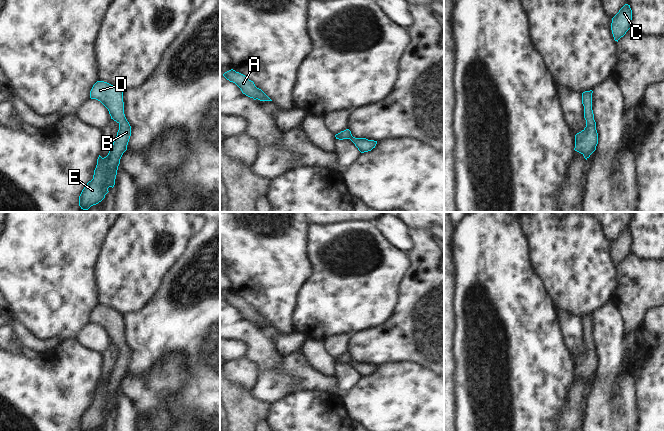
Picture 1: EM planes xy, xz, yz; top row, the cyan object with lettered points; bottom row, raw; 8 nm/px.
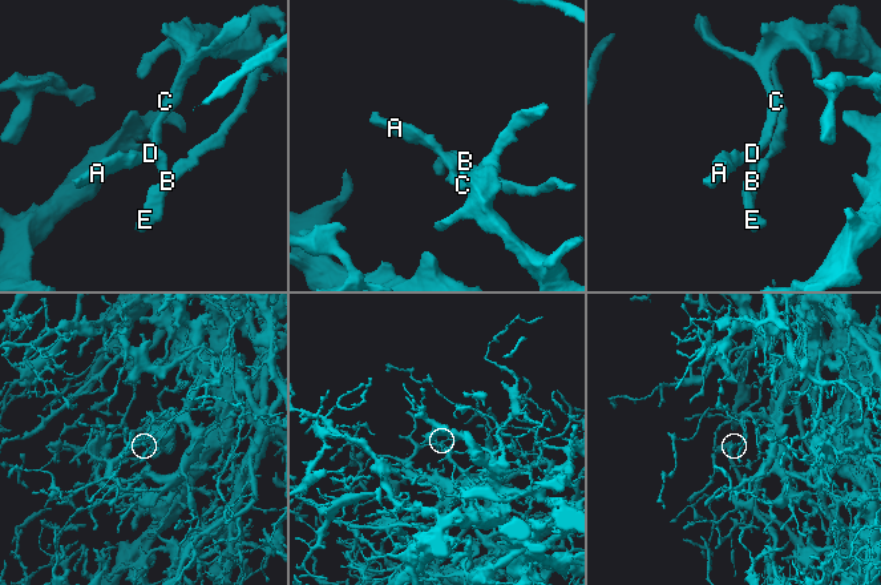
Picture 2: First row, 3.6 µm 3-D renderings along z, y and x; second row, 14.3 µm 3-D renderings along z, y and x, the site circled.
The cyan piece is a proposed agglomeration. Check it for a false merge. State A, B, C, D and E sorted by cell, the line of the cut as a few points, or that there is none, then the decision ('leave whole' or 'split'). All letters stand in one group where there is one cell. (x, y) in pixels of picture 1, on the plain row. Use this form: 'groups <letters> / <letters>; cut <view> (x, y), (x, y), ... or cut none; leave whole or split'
groups A B C D E; cut none; leave whole

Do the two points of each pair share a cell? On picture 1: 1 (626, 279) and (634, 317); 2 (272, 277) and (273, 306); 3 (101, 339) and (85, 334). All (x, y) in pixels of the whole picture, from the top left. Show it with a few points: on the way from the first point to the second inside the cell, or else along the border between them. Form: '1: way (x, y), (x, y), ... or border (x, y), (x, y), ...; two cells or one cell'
1: way (634, 288), (634, 308); one cell
2: way (272, 284), (273, 299); one cell
3: way (97, 339), (89, 336); one cell

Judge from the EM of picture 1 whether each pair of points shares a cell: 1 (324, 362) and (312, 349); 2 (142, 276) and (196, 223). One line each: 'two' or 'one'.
1: one
2: two

